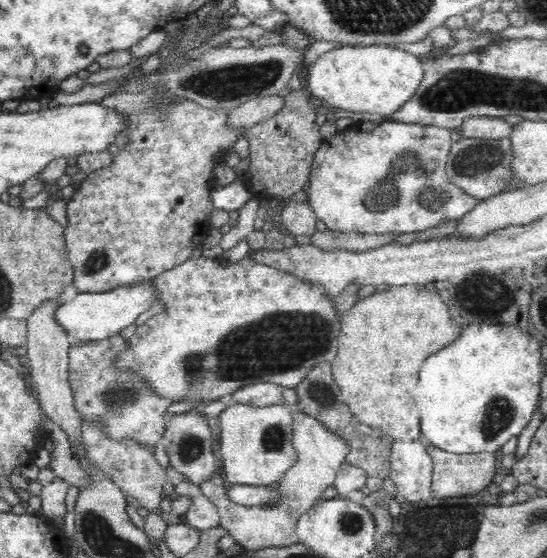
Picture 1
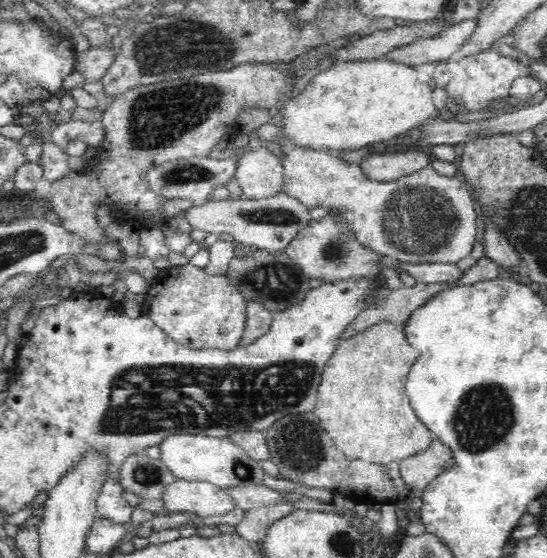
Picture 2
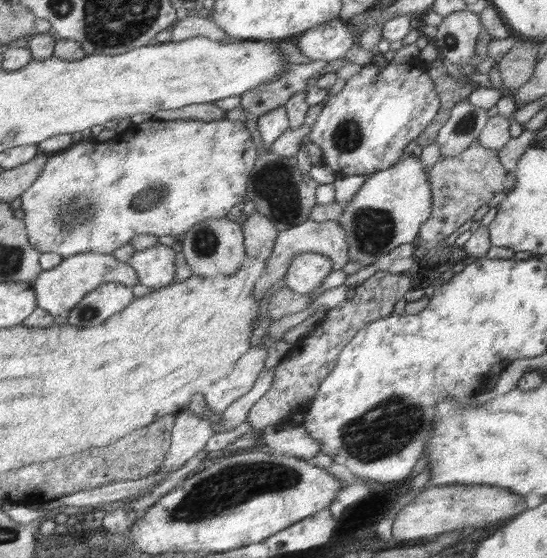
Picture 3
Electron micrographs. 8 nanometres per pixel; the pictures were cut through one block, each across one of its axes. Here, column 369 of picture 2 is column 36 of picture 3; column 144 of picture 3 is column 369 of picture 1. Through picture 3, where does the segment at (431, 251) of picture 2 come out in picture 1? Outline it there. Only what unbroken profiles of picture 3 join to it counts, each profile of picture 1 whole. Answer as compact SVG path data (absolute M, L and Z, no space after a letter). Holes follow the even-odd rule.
M382 121L373 125L364 122L359 127L352 124L343 130L337 130L330 138L324 139L322 144L319 144L319 147L315 150L306 186L307 203L312 207L317 218L322 220L328 229L343 232L344 234L352 231L362 234L411 233L433 227L447 220L460 219L481 200L466 194L460 187L454 186L454 183L447 178L447 158L452 144L452 141L450 141L451 133L451 129L448 128L398 121Z

